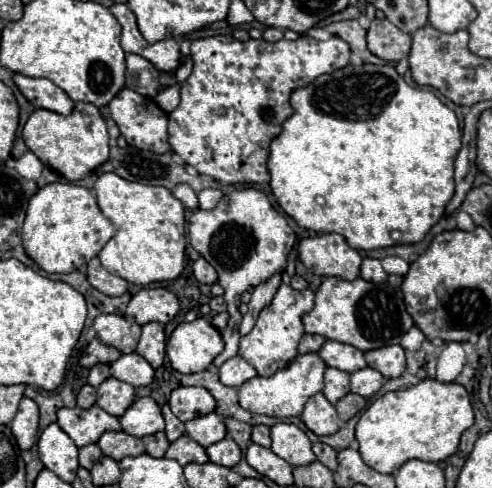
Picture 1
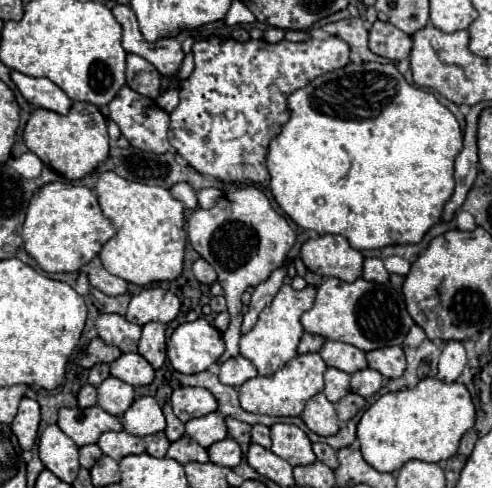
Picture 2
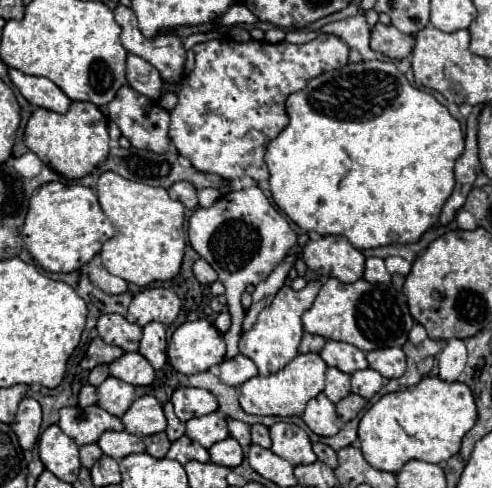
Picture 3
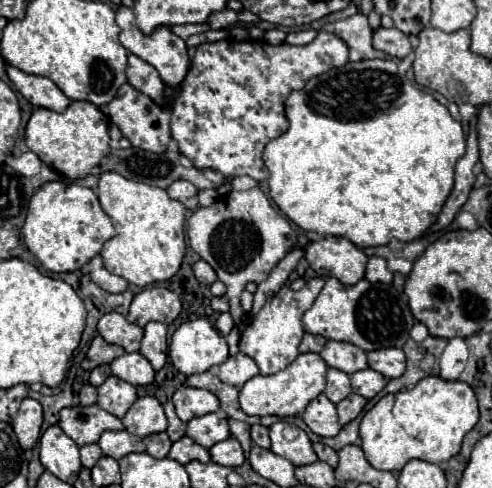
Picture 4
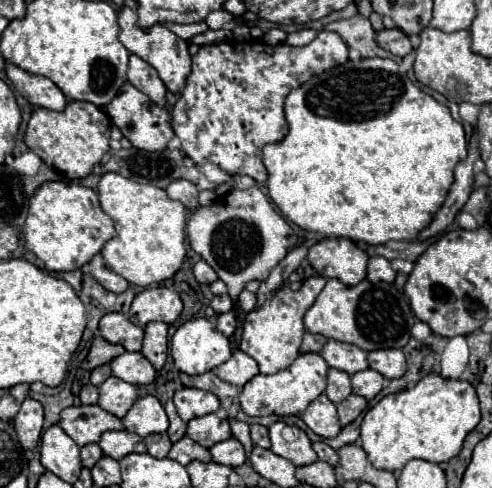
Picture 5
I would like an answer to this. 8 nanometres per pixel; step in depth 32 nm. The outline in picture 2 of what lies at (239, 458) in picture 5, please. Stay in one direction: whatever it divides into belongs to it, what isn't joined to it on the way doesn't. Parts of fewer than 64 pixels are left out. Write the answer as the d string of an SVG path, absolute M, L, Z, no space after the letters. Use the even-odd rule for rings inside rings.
M224 438L212 444L212 448L208 448L208 454L214 464L220 464L226 468L236 468L242 462L242 450L234 438Z

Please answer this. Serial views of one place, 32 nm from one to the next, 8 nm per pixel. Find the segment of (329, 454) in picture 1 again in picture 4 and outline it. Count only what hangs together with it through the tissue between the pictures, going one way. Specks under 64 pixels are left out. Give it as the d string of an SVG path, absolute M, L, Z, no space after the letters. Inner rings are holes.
M316 442L316 444L314 444L314 452L318 454L318 458L320 458L322 462L330 464L332 468L336 468L336 464L338 464L338 454L336 454L336 450L332 450L330 446L326 446L326 444L322 444L322 442Z

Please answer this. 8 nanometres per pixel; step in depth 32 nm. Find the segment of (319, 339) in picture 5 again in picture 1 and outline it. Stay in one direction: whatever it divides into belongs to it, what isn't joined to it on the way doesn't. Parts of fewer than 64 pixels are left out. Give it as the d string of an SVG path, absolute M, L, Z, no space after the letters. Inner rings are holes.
M304 334L302 340L300 340L300 346L298 346L298 352L300 354L308 354L308 352L318 352L324 344L324 338L322 336L314 336L314 334Z

